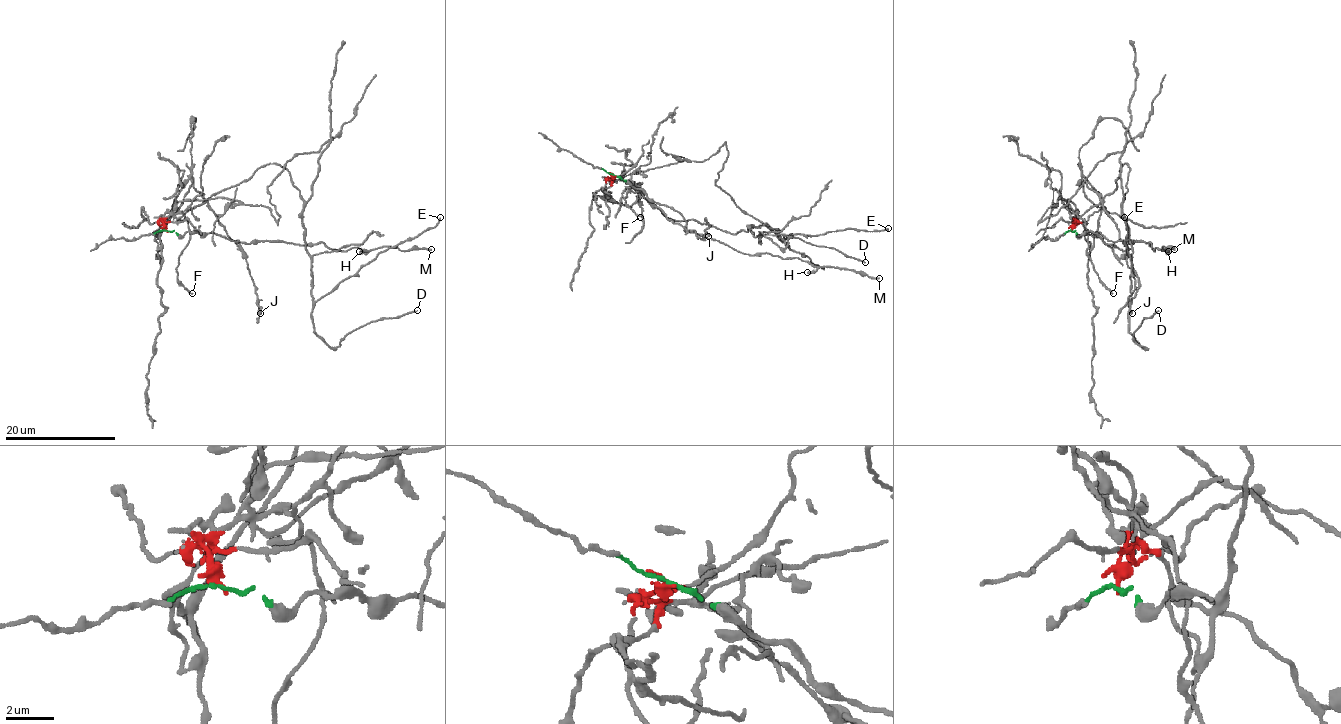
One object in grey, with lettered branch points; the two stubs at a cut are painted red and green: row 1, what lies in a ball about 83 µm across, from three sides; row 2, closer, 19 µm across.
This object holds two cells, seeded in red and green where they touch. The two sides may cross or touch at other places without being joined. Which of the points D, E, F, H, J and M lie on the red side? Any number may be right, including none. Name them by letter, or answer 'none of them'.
D, E, F, J

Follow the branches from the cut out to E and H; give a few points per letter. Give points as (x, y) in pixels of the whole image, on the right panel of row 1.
E: (1071, 230), (1077, 214), (1113, 192), (1121, 167), (1128, 165), (1123, 216), (1138, 279), (1131, 301), (1124, 218)
H: (1071, 230), (1080, 236), (1084, 232), (1114, 241), (1149, 243), (1153, 250), (1168, 251)

